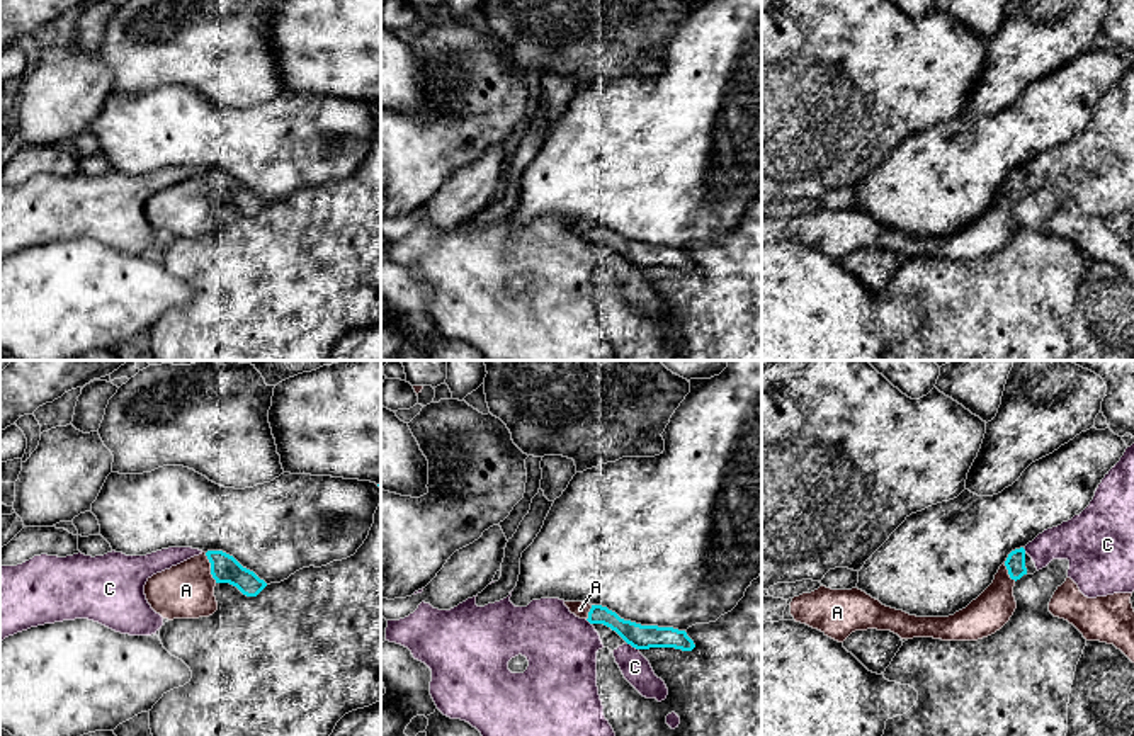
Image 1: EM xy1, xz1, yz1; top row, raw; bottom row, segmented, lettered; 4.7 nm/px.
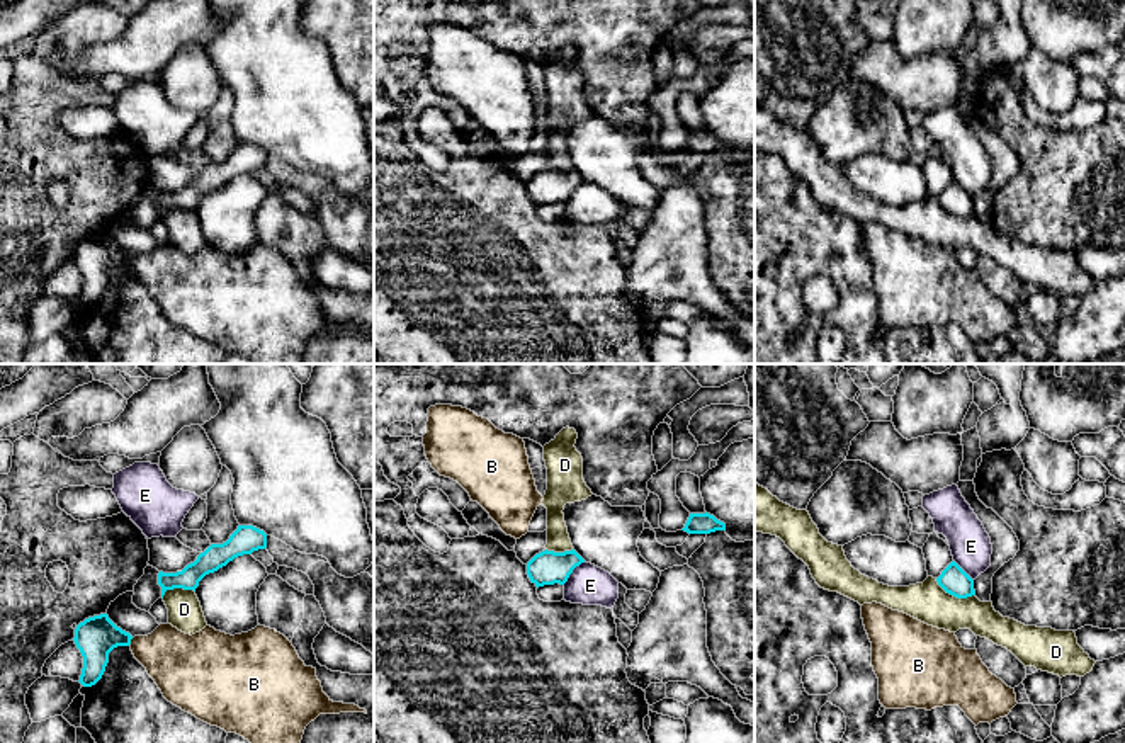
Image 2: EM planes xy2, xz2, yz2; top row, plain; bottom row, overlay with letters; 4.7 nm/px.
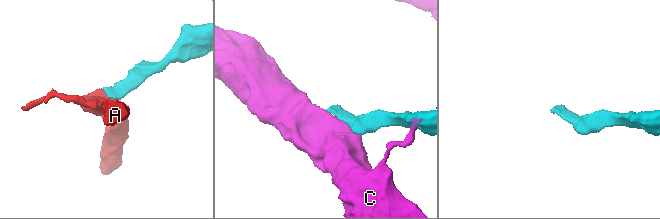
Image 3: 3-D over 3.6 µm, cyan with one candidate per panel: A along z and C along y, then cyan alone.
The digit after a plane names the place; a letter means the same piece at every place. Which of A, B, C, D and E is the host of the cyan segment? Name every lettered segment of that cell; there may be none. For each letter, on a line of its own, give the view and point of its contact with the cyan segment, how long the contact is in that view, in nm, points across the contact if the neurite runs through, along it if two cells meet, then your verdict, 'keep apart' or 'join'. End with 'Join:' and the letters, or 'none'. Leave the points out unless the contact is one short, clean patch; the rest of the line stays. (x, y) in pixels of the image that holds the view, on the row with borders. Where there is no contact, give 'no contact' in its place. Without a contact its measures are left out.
A: contact xy1 (211, 568); length 160 nm; join
B: contact xy2 (130, 641); length 50 nm; border xy2 (133, 638), (128, 645); keep apart
C: contact xz1 (633, 646); length 80 nm; keep apart
D: contact yz2 (954, 595); length 200 nm; border yz2 (935, 578), (947, 592), (957, 597), (974, 595); keep apart
E: contact xz2 (571, 572); length 160 nm; border xz2 (585, 561), (563, 584); keep apart
Join: A

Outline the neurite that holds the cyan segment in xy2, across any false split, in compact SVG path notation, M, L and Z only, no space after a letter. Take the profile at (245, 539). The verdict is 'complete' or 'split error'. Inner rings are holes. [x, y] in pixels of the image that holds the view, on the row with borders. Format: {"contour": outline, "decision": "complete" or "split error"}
{"contour": "M238 525L238 529L223 544L211 544L197 559L177 573L158 573L158 585L161 587L161 598L167 590L184 588L194 590L199 581L226 566L238 556L252 554L253 551L267 547L267 534L253 525Z", "decision": "complete"}

